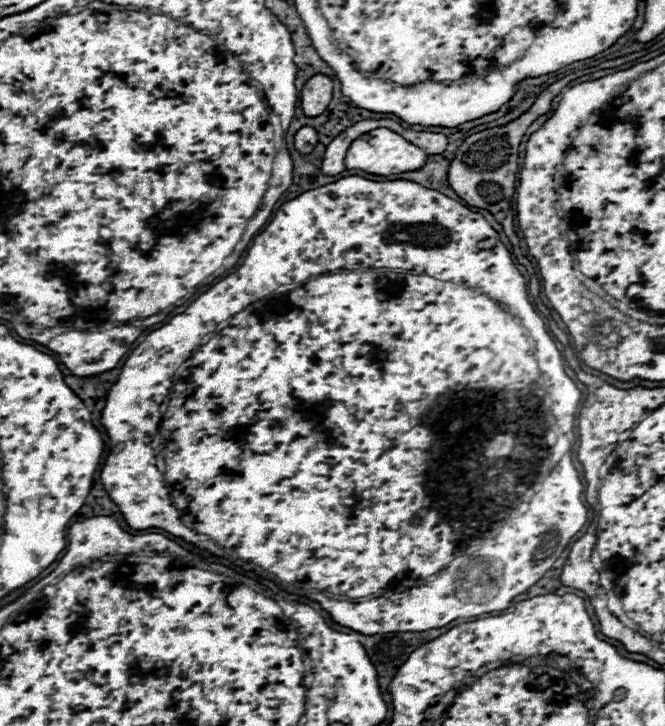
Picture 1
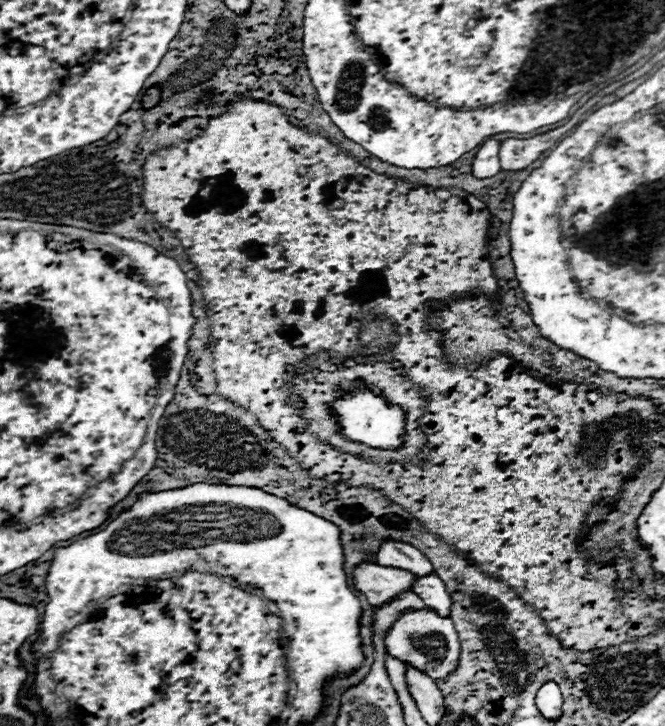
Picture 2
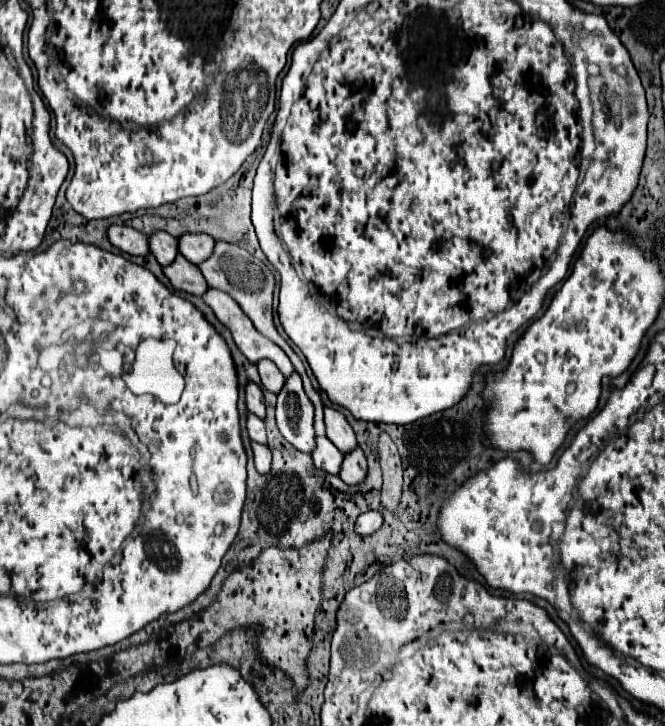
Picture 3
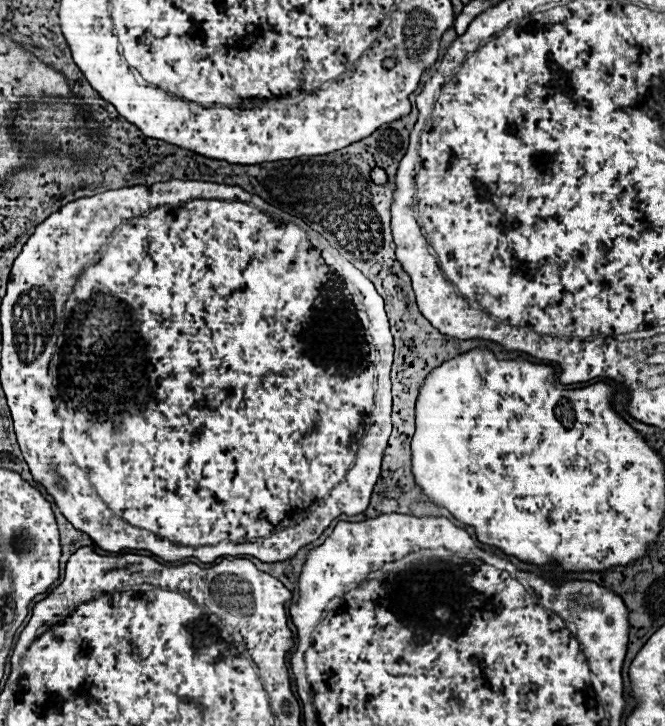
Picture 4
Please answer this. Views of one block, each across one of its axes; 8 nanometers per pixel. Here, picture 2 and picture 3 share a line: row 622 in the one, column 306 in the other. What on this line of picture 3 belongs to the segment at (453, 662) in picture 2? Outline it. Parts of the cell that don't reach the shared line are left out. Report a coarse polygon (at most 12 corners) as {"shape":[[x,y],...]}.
{"shape":[[298,372],[278,394],[280,434],[300,452],[316,448],[314,406]]}

